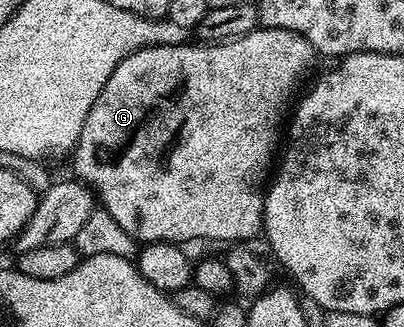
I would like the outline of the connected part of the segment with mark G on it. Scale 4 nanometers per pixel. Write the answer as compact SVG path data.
M259 27L247 35L238 35L222 43L206 41L188 41L169 45L162 43L156 47L143 47L139 51L129 53L113 69L105 89L93 101L93 109L89 109L89 117L85 117L85 125L81 129L81 137L73 148L75 156L71 159L74 178L86 183L97 196L98 202L111 214L113 221L125 229L140 244L145 243L177 243L187 245L190 239L220 239L226 245L239 245L251 241L263 229L263 196L269 183L271 154L275 146L280 146L281 136L285 131L285 120L292 106L291 94L300 90L299 82L303 74L311 67L311 58L316 58L317 52L311 48L309 41L289 29L269 29Z

